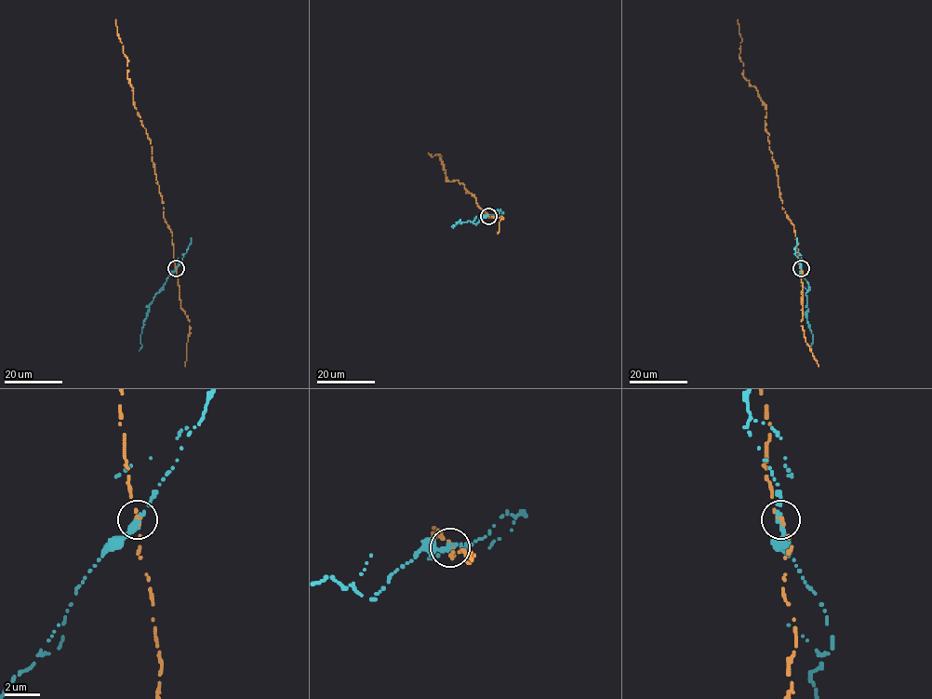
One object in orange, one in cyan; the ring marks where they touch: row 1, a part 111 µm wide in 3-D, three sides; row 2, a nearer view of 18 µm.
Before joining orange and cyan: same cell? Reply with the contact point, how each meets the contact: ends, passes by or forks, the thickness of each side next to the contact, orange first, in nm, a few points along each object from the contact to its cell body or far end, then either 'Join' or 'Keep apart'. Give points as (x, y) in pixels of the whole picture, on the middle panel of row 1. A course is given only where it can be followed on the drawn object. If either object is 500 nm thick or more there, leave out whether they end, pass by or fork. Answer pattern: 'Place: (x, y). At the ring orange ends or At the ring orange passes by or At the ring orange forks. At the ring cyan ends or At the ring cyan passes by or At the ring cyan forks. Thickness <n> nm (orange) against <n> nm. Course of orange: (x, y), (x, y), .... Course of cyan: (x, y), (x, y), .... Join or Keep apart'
Place: (488, 216). At the ring orange ends. At the ring cyan passes by. Thickness 260 nm (orange) against 280 nm. Course of orange: (488, 216), (464, 184), (459, 180), (447, 181), (441, 155), (428, 153). Course of cyan: (488, 216), (484, 216), (476, 223), (459, 221), (452, 226). Keep apart

